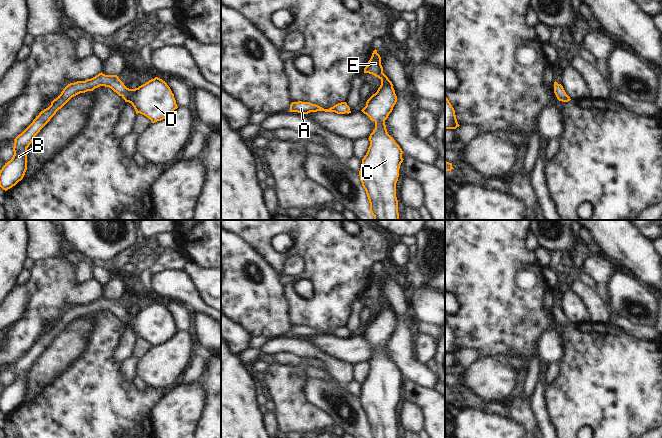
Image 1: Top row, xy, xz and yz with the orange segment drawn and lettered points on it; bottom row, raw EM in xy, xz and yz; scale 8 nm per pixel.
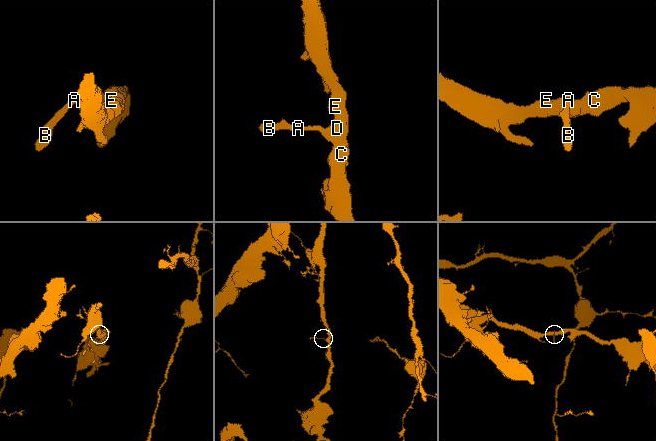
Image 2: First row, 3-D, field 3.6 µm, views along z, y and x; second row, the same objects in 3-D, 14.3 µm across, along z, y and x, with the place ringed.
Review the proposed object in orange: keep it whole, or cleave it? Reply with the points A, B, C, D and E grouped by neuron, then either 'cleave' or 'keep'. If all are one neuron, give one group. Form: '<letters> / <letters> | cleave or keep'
A B C D E | keep

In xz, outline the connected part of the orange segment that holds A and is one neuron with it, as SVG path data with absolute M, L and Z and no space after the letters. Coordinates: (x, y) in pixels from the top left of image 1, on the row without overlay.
M292 326L290 329L290 336L298 336L301 338L308 338L310 336L325 335L325 336L335 336L337 338L349 338L351 337L350 331L346 326L341 326L329 333L324 333L316 328L310 326Z

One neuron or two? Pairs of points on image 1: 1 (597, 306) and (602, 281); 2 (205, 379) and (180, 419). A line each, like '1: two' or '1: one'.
1: two
2: two

